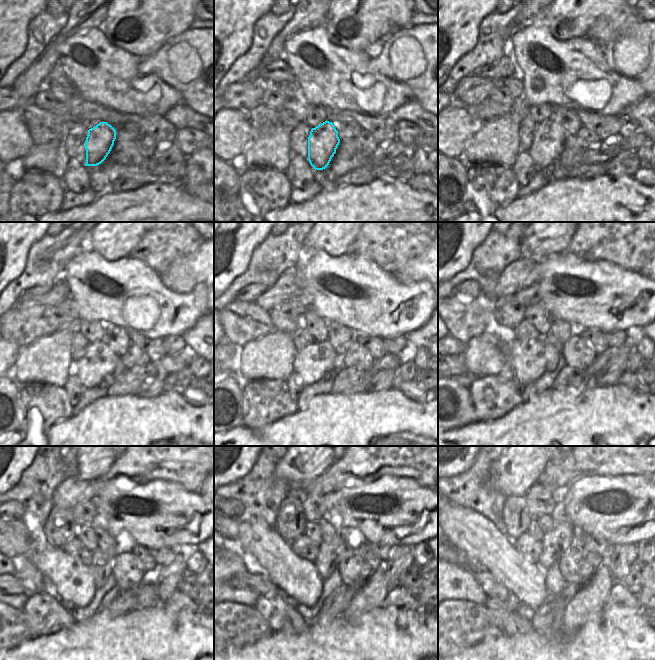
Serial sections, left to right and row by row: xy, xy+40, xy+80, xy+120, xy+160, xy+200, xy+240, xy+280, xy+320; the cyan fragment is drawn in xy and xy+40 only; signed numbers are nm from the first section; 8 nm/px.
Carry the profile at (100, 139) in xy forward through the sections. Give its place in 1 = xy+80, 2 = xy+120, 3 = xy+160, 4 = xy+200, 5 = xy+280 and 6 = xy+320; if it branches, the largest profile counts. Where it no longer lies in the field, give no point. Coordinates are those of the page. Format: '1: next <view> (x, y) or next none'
1: next xy+80 (548, 140)
2: next xy+120 (98, 362)
3: next xy+160 (312, 363)
4: next xy+200 (528, 360)
5: next xy+280 (295, 577)
6: next xy+320 (472, 533)

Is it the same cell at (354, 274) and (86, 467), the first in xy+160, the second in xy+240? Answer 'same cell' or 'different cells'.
different cells

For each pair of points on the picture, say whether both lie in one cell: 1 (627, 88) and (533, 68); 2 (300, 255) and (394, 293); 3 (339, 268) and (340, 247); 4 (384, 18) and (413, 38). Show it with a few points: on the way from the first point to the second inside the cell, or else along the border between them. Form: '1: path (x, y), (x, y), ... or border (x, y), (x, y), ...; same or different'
1: path (604, 88), (576, 81), (570, 75), (556, 74); same
2: border (315, 251), (302, 263), (293, 267); different
3: border (317, 251), (323, 251), (333, 257), (346, 253); different
4: border (411, 23), (389, 34), (381, 42); different

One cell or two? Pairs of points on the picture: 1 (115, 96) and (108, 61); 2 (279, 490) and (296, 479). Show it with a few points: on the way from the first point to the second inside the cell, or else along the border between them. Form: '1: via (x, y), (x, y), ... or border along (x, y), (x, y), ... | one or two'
1: via (112, 87), (112, 80), (108, 75), (108, 70) | one
2: border along (276, 464), (276, 474), (290, 487) | two

